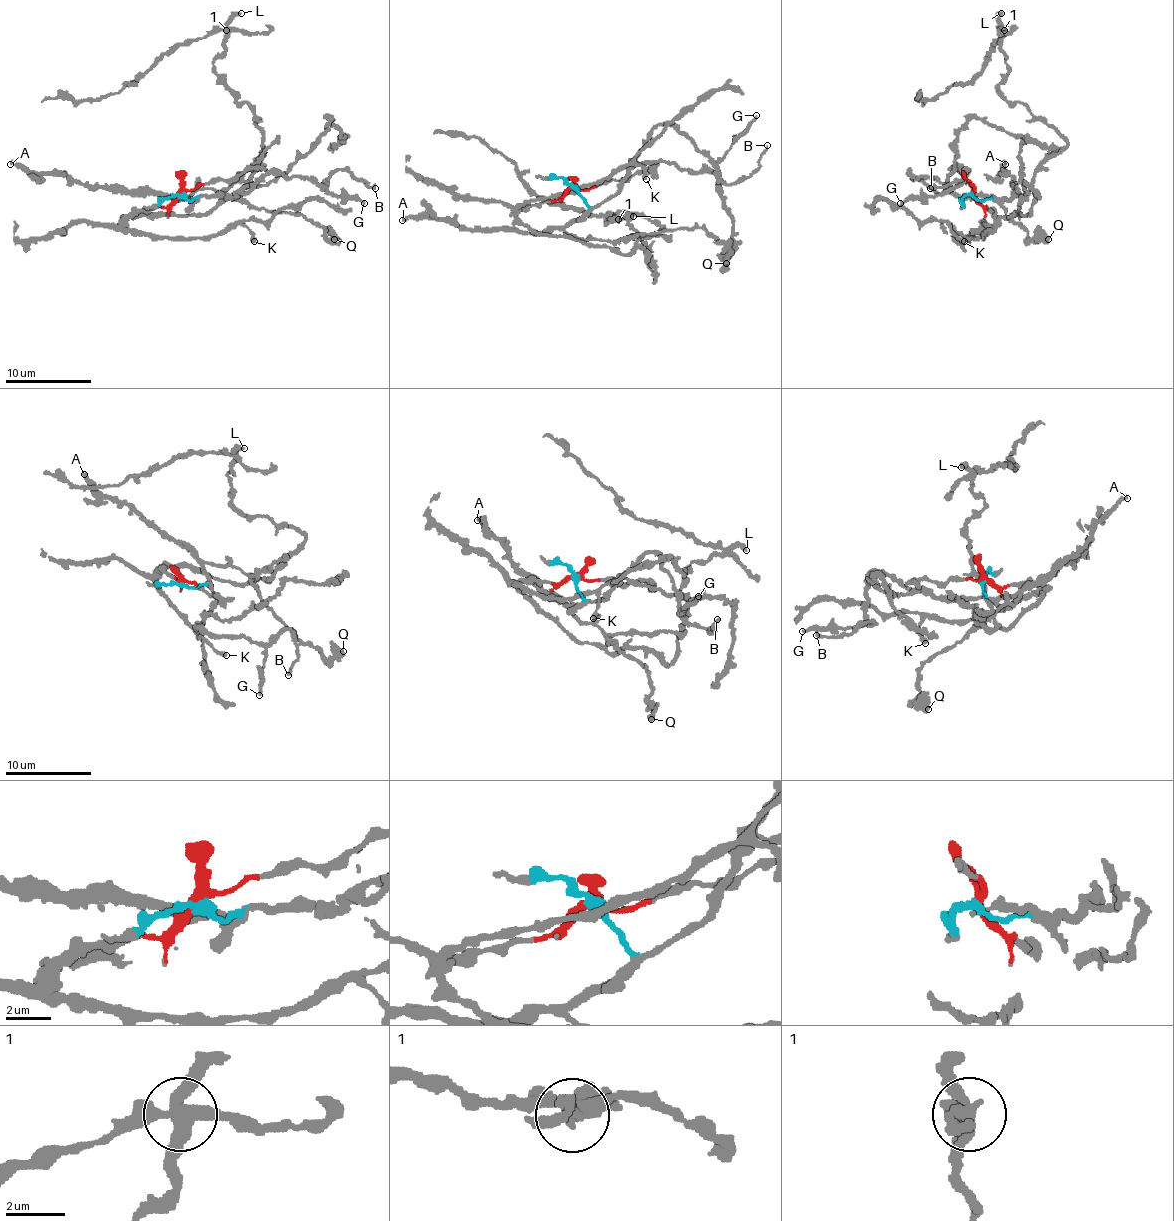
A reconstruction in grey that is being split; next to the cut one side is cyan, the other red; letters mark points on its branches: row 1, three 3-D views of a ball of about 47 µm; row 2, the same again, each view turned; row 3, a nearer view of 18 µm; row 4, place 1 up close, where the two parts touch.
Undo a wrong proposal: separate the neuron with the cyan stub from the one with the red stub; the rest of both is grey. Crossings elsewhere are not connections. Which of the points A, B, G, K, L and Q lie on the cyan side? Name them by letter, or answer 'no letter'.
A, B, G, Q

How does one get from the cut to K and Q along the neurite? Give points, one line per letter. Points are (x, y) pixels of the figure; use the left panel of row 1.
K: (179, 195), (164, 205), (138, 210), (126, 229), (156, 237), (205, 237), (235, 225), (248, 229), (254, 242)
Q: (179, 195), (196, 199), (173, 197), (216, 188), (271, 212), (310, 218), (329, 237), (336, 237), (333, 240)

